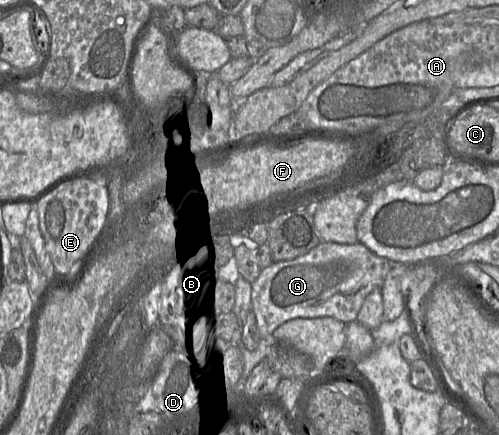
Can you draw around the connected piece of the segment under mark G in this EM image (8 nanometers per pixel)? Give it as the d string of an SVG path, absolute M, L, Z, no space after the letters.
M320 242L300 257L271 264L261 270L251 287L252 311L260 338L271 339L276 328L293 319L331 317L344 324L356 321L365 297L381 288L391 268L392 263L389 260L377 256L359 242L351 245Z

